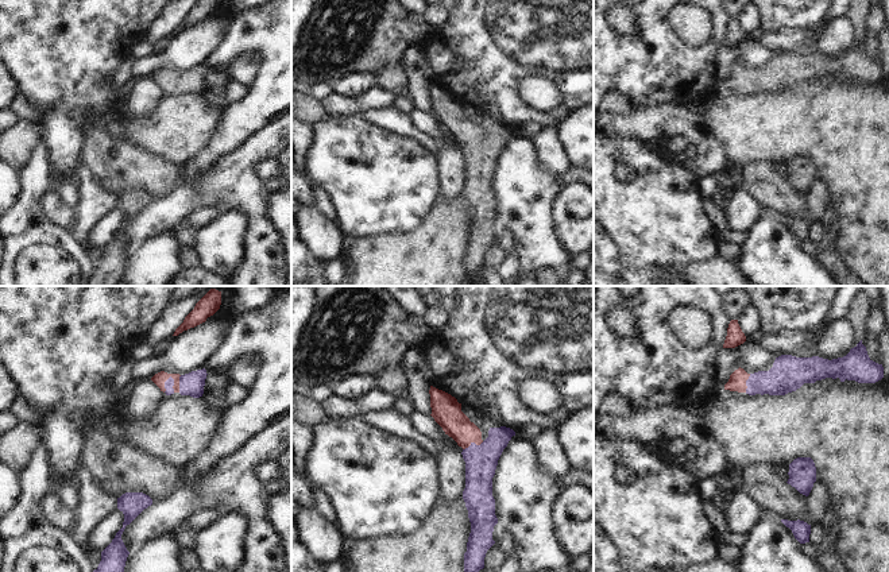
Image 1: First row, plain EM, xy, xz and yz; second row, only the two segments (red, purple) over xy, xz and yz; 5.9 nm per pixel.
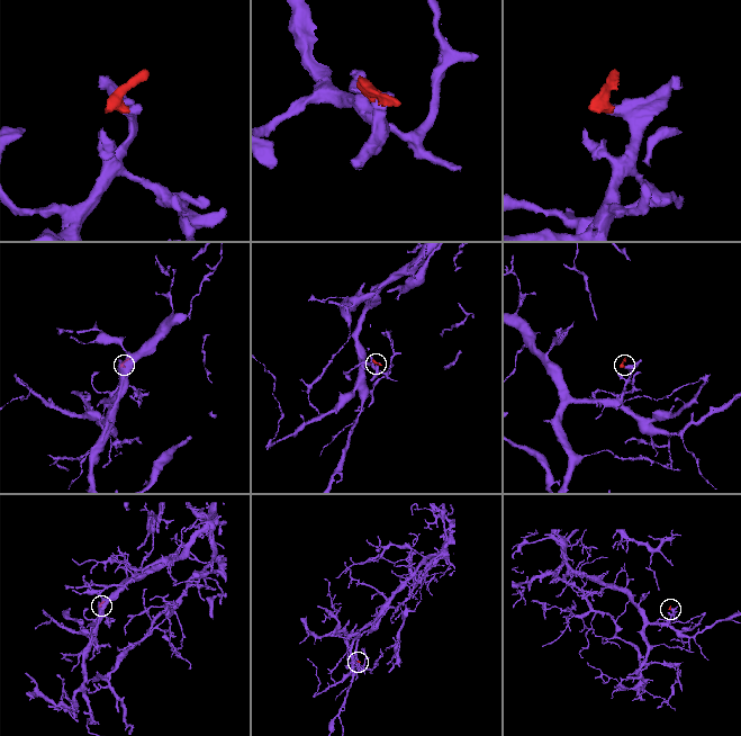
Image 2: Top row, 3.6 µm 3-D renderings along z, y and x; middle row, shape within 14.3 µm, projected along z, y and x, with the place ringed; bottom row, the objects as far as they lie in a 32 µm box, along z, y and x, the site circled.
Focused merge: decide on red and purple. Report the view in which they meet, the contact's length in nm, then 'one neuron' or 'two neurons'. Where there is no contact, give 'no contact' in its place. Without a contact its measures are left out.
xy | 110 nm | one neuron

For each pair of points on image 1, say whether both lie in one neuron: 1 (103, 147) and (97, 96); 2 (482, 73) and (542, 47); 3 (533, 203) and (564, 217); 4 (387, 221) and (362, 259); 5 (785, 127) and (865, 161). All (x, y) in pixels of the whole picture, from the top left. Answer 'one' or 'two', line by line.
1: two
2: one
3: two
4: two
5: one

